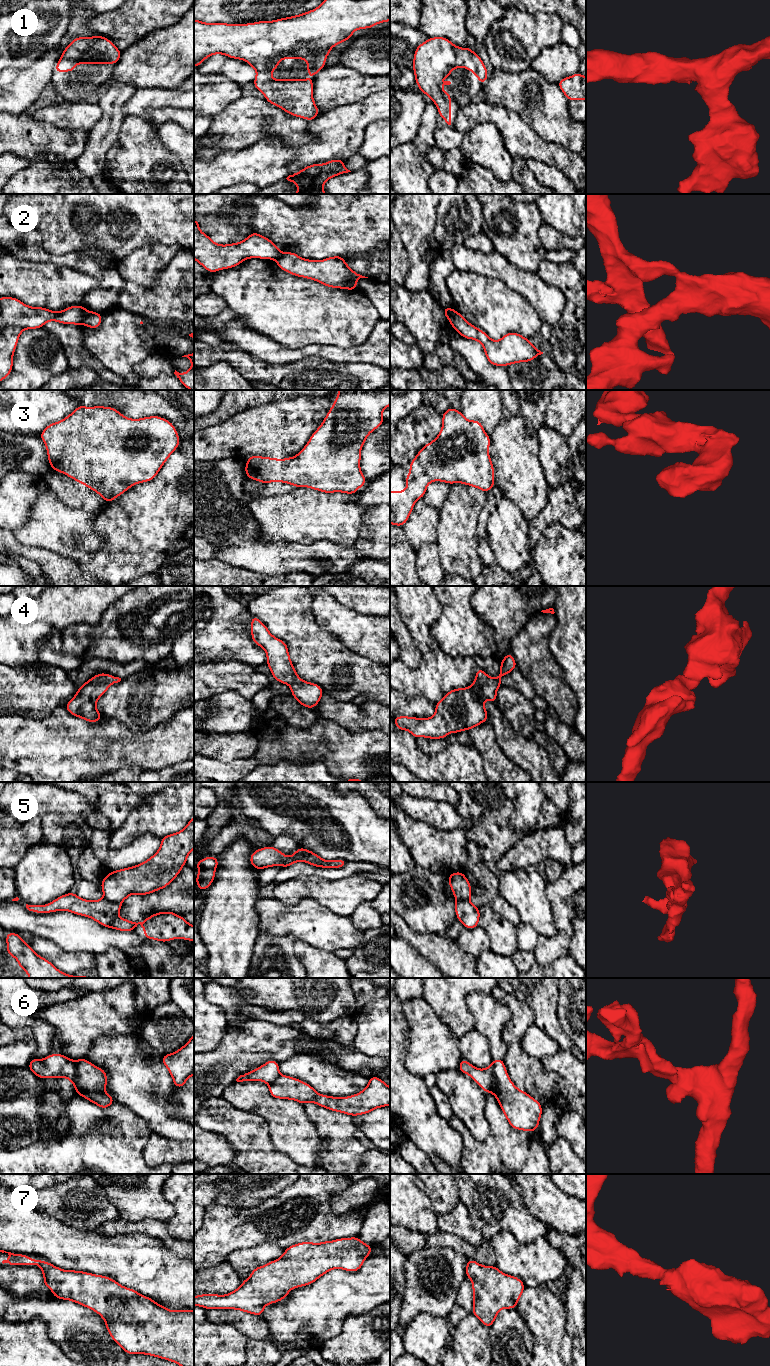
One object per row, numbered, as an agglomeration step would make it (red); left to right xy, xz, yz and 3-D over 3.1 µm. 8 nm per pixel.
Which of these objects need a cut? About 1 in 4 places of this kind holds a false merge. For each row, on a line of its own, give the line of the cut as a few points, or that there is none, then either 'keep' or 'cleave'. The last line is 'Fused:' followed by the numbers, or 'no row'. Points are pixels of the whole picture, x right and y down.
1: no cut | keep
2: xy (85, 309), (81, 323) | cleave
3: no cut | keep
4: no cut | keep
5: xy (103, 898), (119, 903) | cleave
6: xy (73, 1061), (76, 1067), (75, 1087) | cleave
7: no cut | keep
Fused: 2, 5, 6

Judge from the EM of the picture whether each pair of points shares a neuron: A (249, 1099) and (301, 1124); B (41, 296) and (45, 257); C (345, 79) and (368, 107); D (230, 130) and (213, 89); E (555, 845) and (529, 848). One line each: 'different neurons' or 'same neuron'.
A: same neuron
B: different neurons
C: different neurons
D: different neurons
E: same neuron

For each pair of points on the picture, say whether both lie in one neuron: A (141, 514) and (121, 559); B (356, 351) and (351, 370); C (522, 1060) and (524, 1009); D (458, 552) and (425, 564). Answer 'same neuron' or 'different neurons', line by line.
A: same neuron
B: different neurons
C: same neuron
D: different neurons

